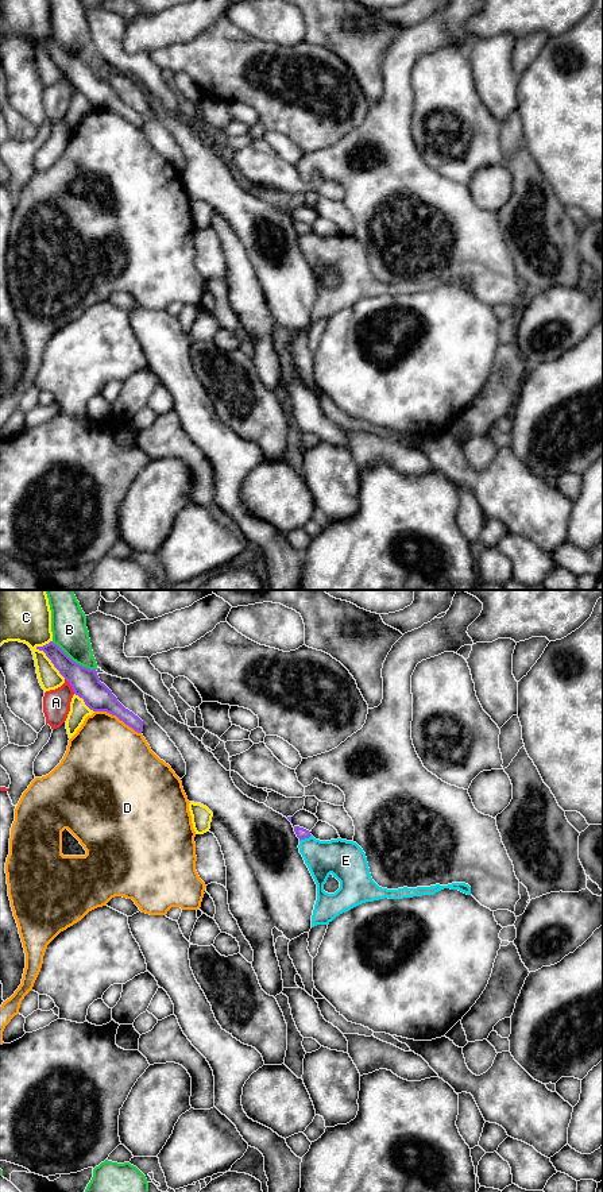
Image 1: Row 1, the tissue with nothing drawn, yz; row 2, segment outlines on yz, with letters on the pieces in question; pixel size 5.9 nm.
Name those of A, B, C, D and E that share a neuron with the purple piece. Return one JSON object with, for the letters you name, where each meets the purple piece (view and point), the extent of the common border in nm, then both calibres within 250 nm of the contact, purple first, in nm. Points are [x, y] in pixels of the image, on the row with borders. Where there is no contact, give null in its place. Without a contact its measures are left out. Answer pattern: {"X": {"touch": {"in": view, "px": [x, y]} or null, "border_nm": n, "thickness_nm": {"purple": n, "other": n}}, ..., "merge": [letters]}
{"merge": []}

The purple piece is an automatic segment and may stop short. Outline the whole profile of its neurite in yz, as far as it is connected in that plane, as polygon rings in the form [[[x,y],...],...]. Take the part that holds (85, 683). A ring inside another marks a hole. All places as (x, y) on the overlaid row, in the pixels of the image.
[[[53,641],[43,647],[36,647],[36,649],[46,653],[59,674],[69,682],[74,694],[82,698],[90,710],[107,711],[116,715],[135,732],[143,732],[143,721],[125,709],[112,691],[100,682],[96,670],[77,664]]]

